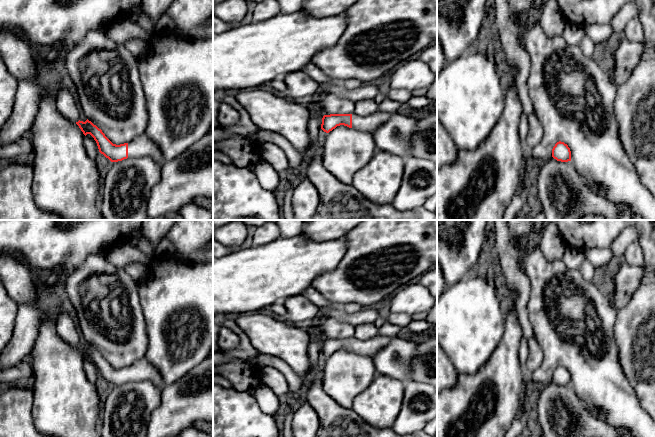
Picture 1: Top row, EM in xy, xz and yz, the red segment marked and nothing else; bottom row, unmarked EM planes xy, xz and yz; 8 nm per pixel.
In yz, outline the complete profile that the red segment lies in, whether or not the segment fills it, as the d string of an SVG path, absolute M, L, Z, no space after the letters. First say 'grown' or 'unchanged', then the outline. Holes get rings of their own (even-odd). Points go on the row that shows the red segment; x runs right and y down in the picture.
unchanged | M559 141L552 149L552 157L561 162L571 161L570 148L564 142Z

